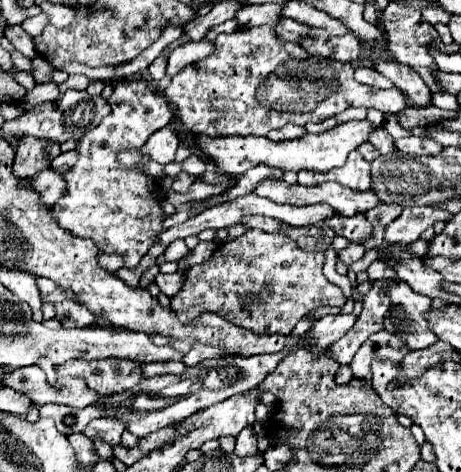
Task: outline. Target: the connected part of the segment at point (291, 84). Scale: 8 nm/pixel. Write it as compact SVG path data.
M245 27L233 33L221 33L215 39L215 53L187 65L179 71L169 87L165 89L167 101L173 105L177 119L187 127L191 133L205 133L209 137L215 135L267 135L271 129L279 129L287 123L293 125L307 125L307 123L321 123L347 107L375 107L383 113L399 113L403 111L405 99L397 87L373 91L369 85L361 85L353 81L353 67L339 65L335 67L329 61L319 61L307 53L291 57L289 51L295 49L295 43L285 43L277 37L273 27Z

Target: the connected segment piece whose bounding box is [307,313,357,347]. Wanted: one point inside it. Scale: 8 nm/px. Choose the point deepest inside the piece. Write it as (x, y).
(325, 331)

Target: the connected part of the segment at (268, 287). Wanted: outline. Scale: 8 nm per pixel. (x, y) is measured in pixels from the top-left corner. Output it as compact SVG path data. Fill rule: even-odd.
M249 229L241 237L223 243L201 265L185 273L185 285L171 297L171 309L181 321L193 321L201 313L217 313L229 323L253 333L291 333L297 321L317 307L345 305L343 291L323 275L325 253L307 253L285 233Z

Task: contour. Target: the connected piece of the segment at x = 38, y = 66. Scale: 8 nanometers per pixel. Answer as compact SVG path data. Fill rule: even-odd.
M35 57L35 59L33 59L33 65L35 65L33 77L35 77L35 81L37 81L37 83L47 83L47 81L51 81L51 79L49 79L49 75L51 75L53 67L51 67L47 61L45 61L45 67L43 67L41 57Z

